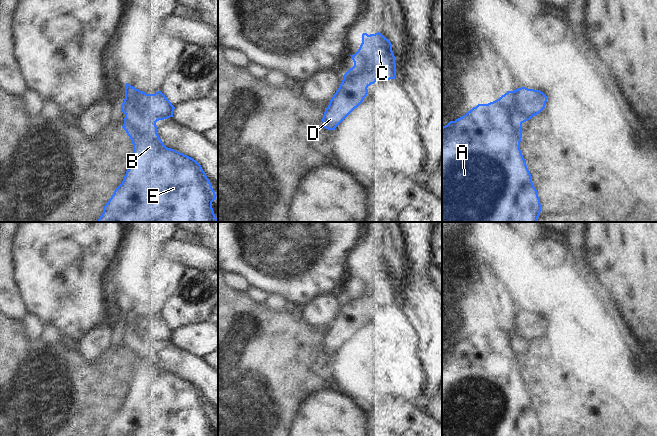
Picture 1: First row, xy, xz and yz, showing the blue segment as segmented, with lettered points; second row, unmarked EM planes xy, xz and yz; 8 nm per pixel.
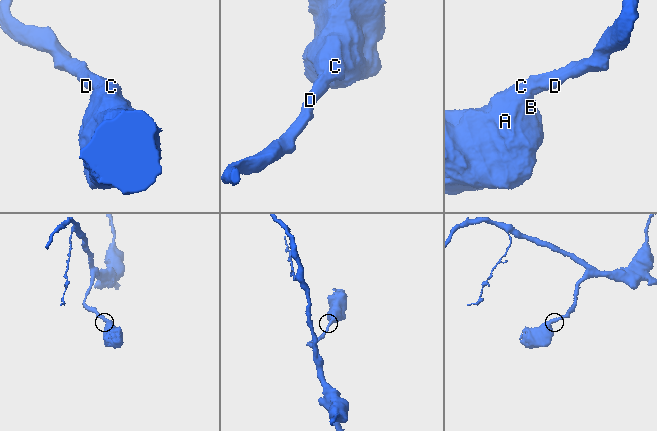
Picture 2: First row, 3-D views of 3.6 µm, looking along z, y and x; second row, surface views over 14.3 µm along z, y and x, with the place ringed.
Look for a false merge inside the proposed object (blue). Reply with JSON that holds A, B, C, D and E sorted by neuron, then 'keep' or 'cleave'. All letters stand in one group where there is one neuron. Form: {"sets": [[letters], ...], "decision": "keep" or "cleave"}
{"sets": [["A", "B", "C", "D", "E"]], "decision": "keep"}

